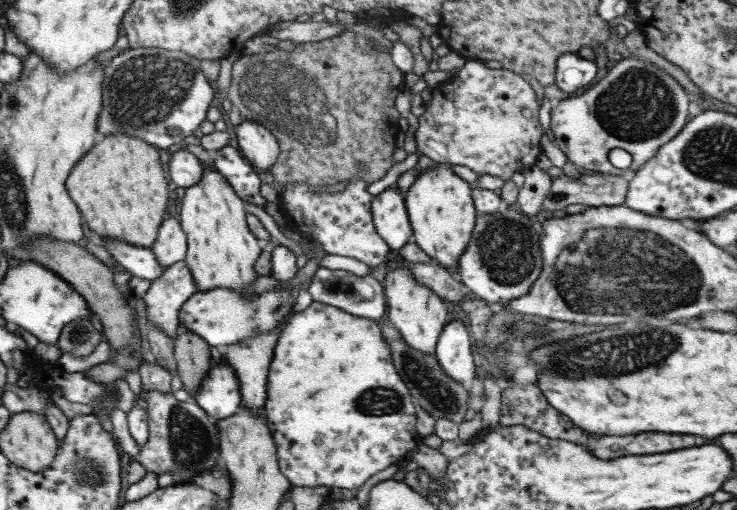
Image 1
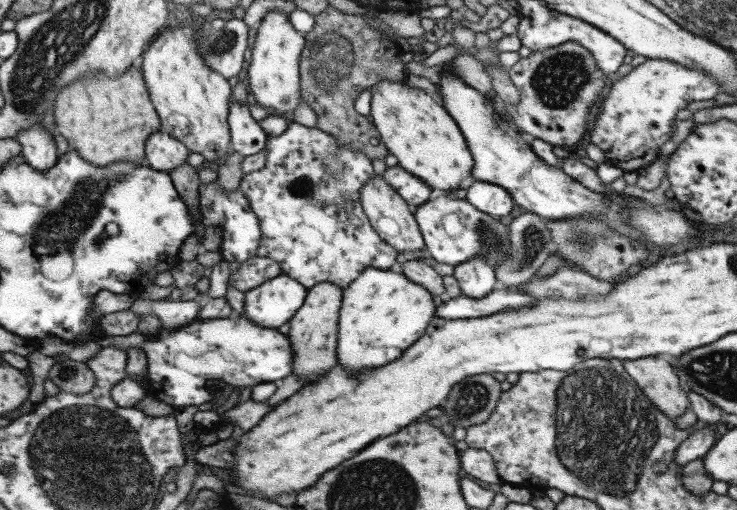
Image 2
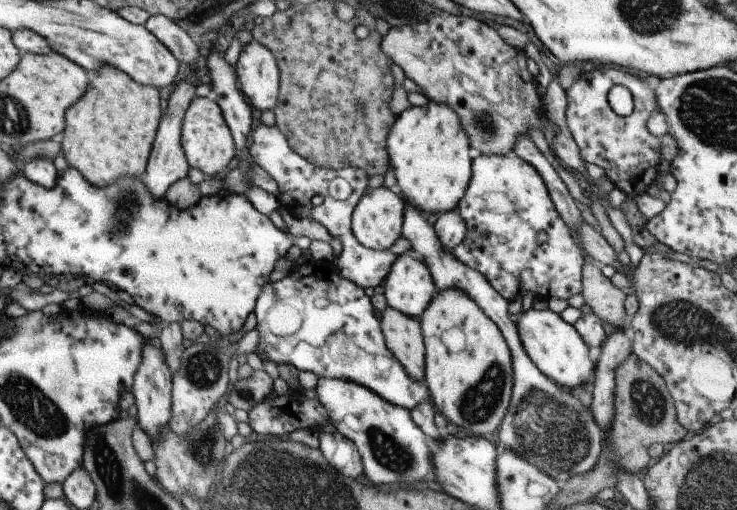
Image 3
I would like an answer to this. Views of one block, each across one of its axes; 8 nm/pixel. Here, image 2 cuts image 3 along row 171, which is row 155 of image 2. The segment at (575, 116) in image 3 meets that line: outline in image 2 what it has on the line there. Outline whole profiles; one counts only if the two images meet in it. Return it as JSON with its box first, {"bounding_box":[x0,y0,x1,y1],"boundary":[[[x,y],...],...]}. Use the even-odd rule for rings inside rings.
{"bounding_box":[583,59,720,171],"boundary":[[[648,59],[634,67],[623,78],[614,80],[614,84],[610,86],[610,92],[600,102],[600,110],[590,127],[592,131],[589,131],[583,140],[584,145],[589,142],[596,144],[604,152],[605,160],[623,171],[637,171],[650,166],[660,157],[662,144],[666,144],[672,138],[672,132],[676,128],[676,114],[686,108],[690,102],[713,100],[720,92],[719,86],[713,82],[711,77],[700,70],[686,68],[686,66],[680,66],[670,60]]]}

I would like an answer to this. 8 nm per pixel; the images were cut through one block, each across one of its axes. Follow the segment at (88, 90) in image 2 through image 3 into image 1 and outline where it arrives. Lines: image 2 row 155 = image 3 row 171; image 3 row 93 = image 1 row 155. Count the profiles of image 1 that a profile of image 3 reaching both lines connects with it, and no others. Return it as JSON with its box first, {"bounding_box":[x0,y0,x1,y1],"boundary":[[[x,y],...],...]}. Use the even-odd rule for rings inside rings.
{"bounding_box":[66,134,170,248],"boundary":[[[128,134],[98,138],[94,146],[70,170],[66,179],[66,188],[70,198],[80,209],[84,222],[96,236],[106,240],[110,238],[110,240],[126,242],[132,246],[144,246],[144,248],[151,248],[151,244],[154,244],[170,198],[168,178],[160,164],[160,154],[156,147]]]}

